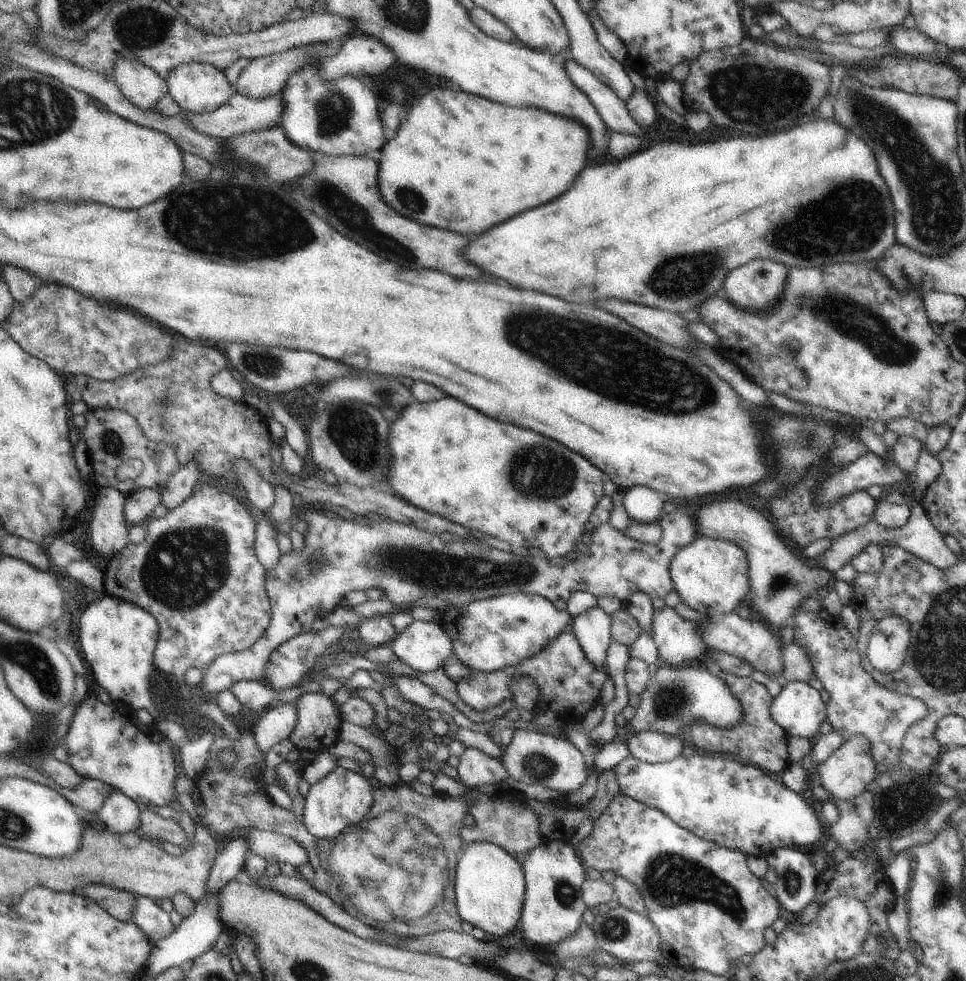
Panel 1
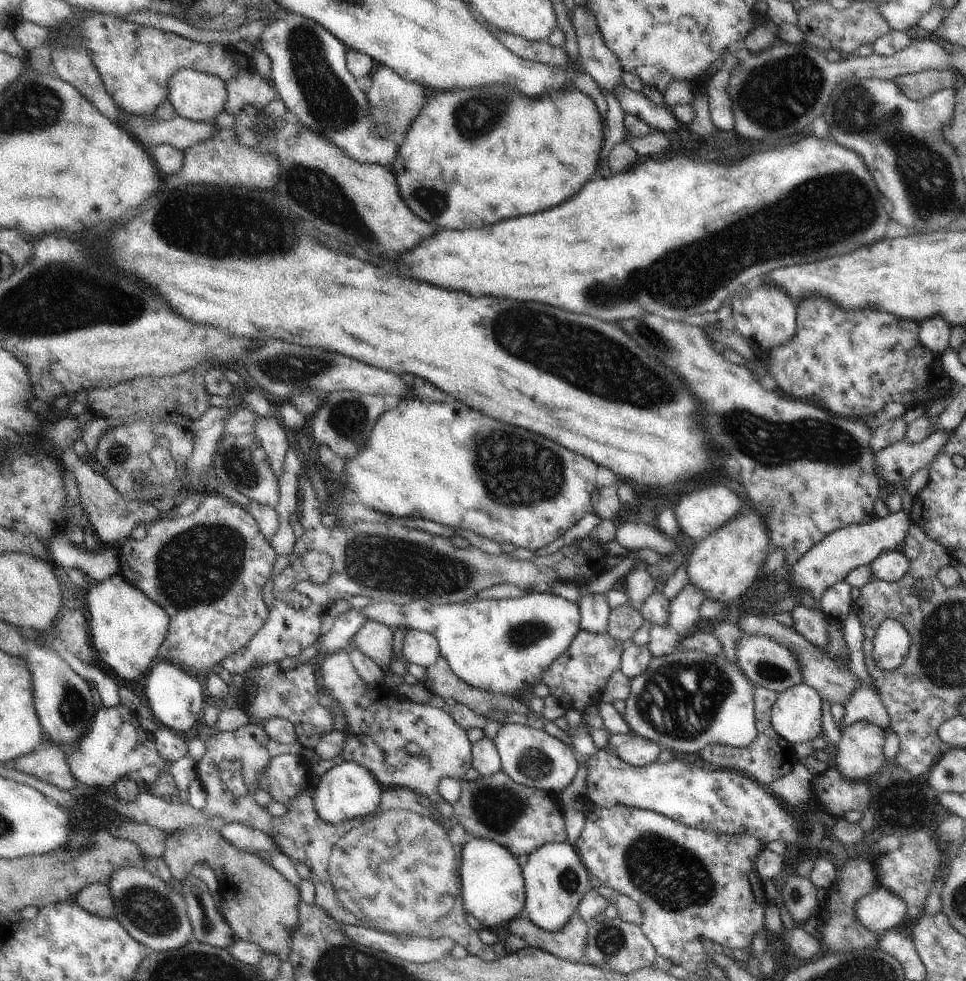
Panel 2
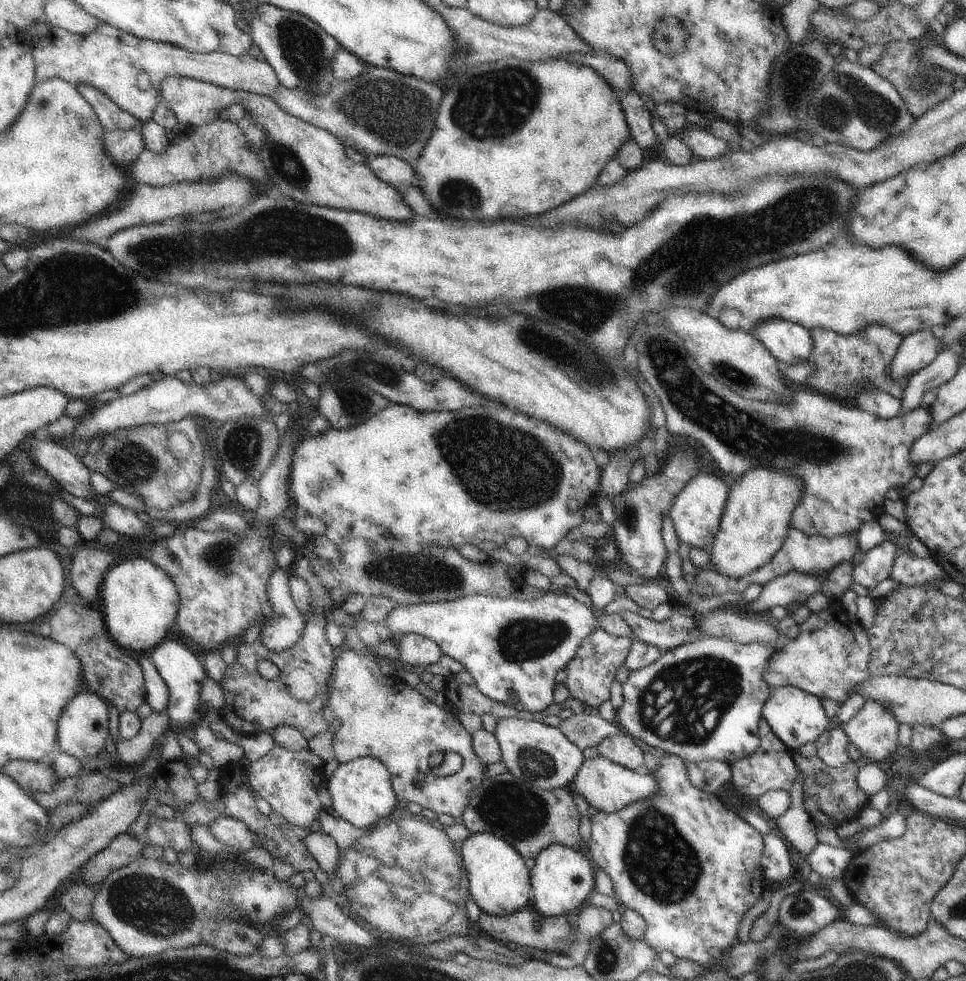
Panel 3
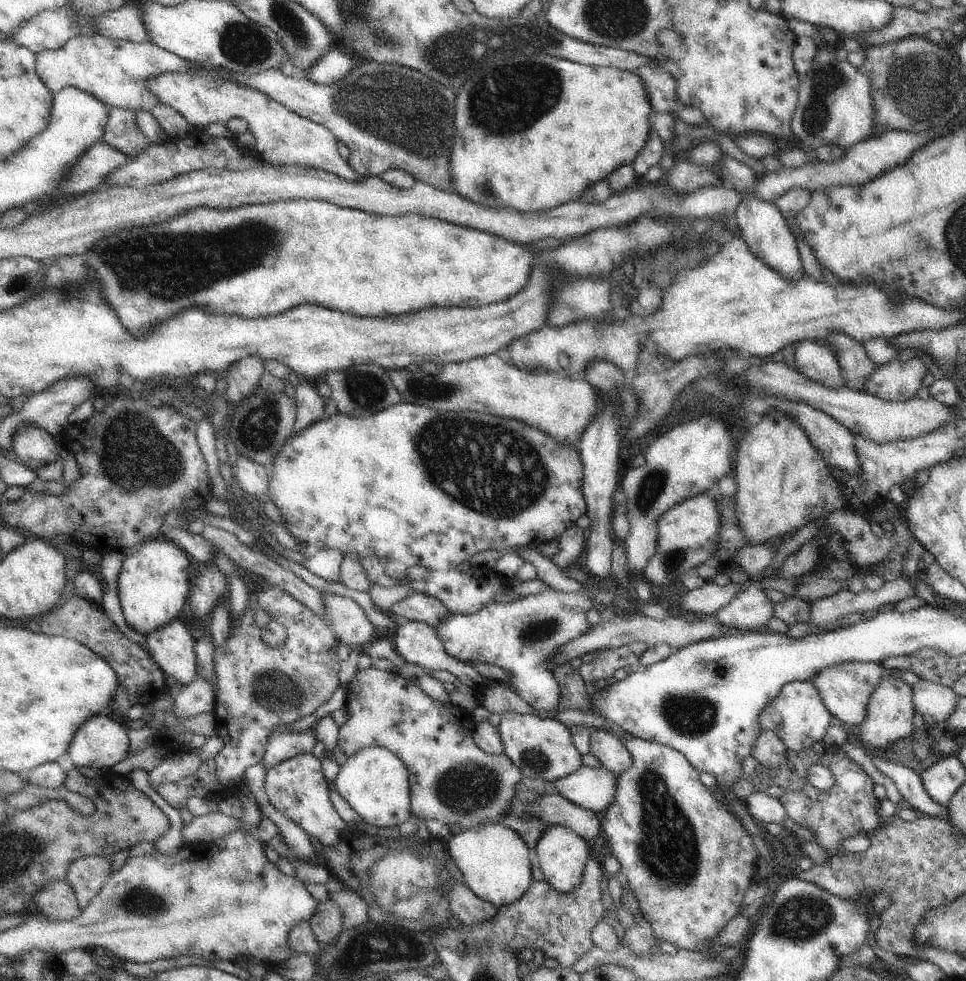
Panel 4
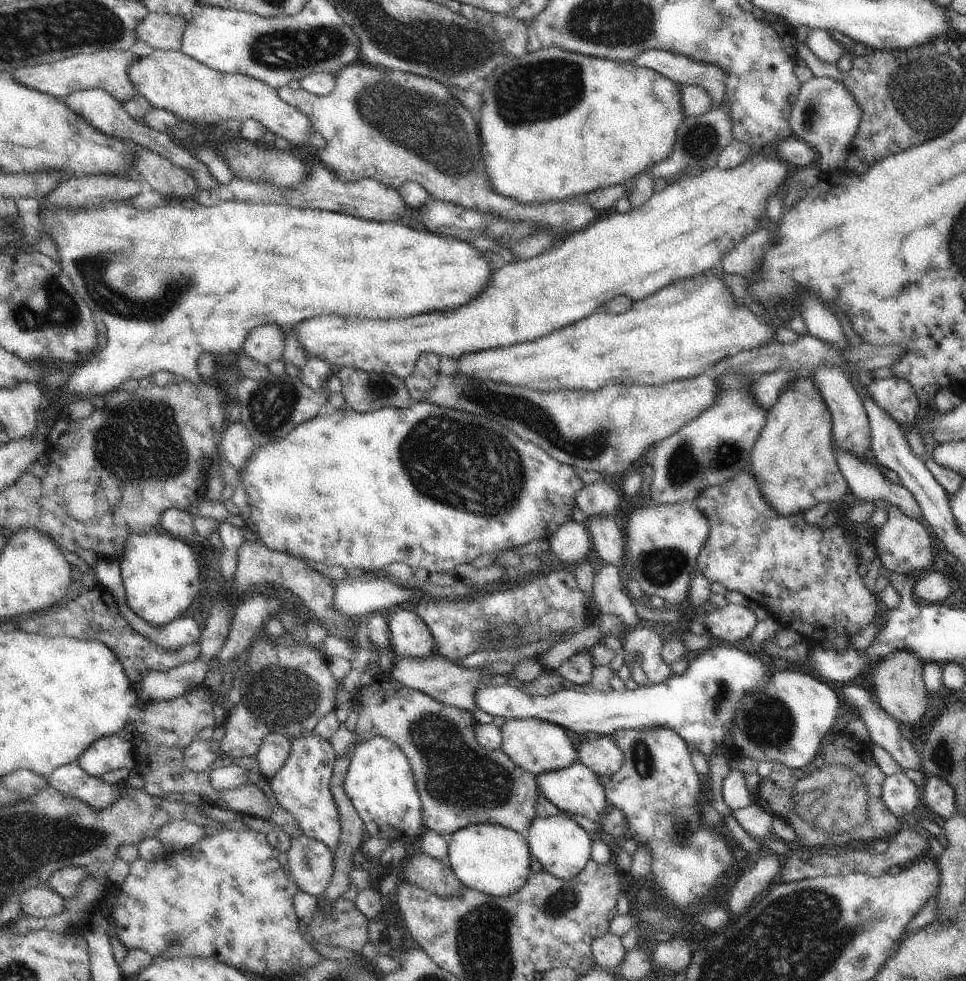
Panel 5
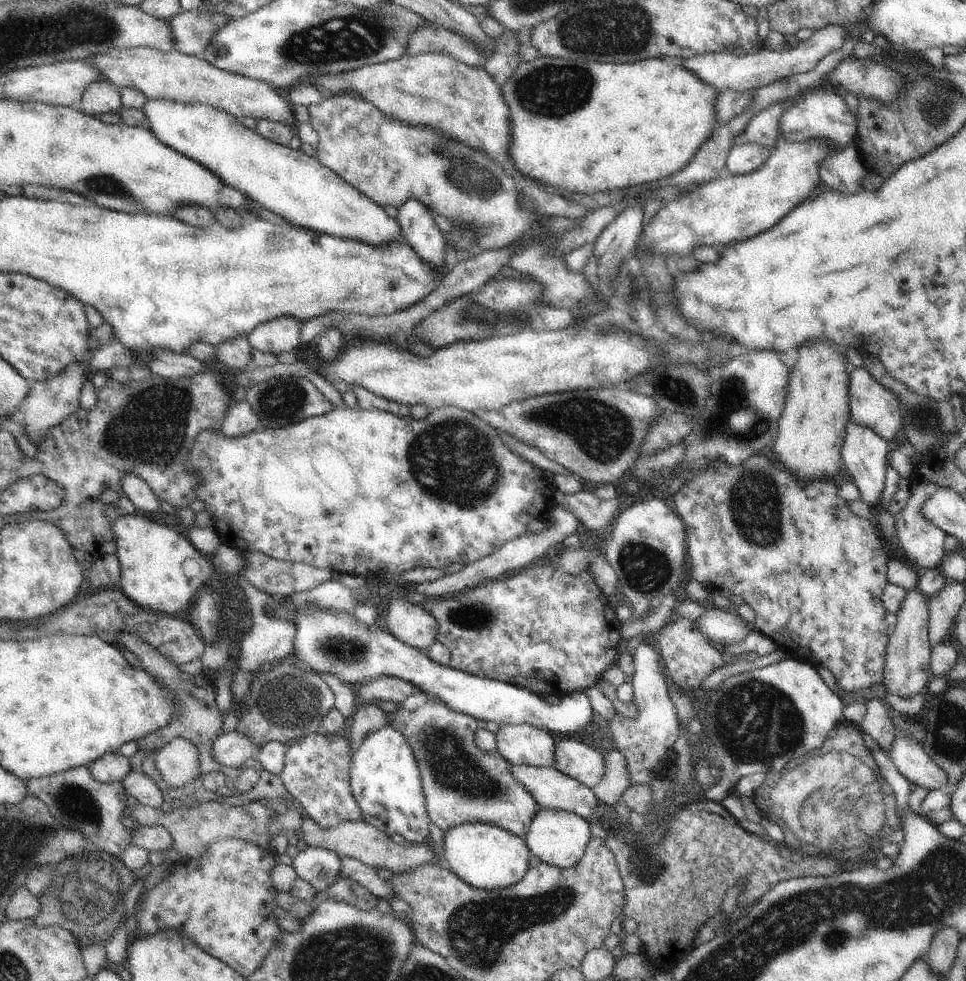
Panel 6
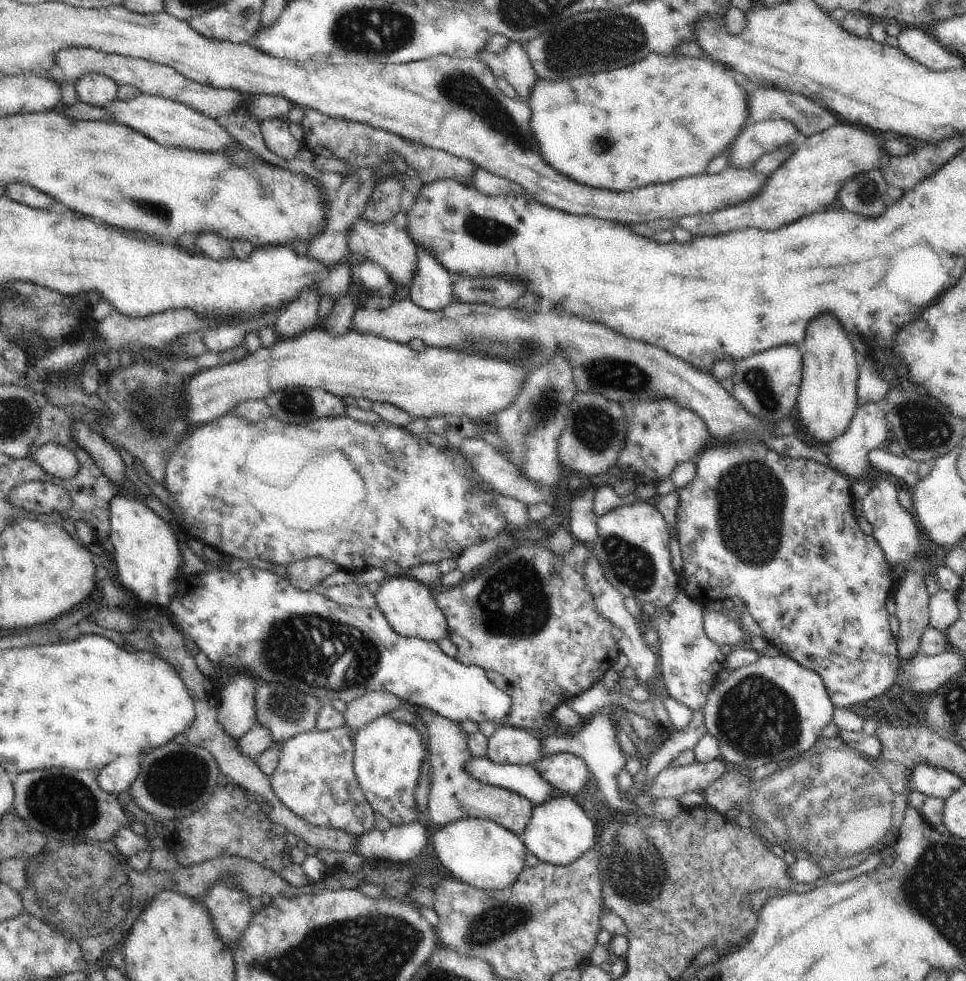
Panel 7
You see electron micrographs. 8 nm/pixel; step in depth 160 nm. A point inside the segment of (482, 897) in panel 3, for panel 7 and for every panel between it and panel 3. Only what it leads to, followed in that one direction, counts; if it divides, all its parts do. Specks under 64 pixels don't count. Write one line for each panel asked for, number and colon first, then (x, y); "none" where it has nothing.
4: (495, 862)
5: (495, 860)
6: (490, 858)
7: (480, 852)

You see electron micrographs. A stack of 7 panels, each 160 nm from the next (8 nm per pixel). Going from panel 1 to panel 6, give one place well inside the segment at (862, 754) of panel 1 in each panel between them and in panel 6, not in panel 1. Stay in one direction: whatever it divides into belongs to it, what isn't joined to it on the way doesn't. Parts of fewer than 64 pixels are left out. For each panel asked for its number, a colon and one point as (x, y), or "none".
2: (860, 752)
3: (873, 729)
4: (890, 713)
5: (898, 683)
6: (907, 671)

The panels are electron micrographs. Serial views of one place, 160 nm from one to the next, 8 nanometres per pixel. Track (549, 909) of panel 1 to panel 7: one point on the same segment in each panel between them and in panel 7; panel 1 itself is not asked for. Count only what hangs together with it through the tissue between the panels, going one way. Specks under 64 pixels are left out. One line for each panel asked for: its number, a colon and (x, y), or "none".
2: (556, 879)
3: (562, 879)
4: (562, 854)
5: (562, 846)
6: (558, 837)
7: (559, 832)

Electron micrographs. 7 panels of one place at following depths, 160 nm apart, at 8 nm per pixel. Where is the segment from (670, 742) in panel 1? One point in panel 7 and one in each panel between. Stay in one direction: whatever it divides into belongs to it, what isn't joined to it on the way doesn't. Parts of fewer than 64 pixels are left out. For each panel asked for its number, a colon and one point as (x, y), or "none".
2: (636, 750)
3: (620, 749)
4: (604, 744)
5: (603, 756)
6: (573, 757)
7: (567, 773)

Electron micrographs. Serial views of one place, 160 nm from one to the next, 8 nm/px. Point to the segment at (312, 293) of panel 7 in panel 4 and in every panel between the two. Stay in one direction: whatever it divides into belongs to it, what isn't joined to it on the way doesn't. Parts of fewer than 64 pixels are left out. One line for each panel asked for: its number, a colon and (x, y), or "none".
4: (244, 376)
5: (265, 343)
6: (282, 334)

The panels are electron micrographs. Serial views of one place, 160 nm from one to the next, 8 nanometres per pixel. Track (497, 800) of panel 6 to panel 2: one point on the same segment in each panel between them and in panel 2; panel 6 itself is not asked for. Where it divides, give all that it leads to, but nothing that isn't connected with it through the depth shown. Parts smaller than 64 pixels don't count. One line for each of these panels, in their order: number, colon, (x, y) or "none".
2: (380, 722)
3: (382, 716)
4: (452, 780)
5: (460, 783)

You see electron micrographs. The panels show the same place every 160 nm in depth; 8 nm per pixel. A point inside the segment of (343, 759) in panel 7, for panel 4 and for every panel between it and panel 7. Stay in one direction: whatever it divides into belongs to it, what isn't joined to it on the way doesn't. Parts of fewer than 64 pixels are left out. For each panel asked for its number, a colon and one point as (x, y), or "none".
4: (297, 788)
5: (303, 785)
6: (316, 773)

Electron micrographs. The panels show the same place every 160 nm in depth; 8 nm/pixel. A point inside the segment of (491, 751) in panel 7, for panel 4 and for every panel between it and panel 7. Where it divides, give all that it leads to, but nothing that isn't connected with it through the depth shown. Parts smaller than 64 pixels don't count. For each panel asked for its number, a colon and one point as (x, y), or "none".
4: (541, 747)
5: (536, 746)
6: (525, 744)

